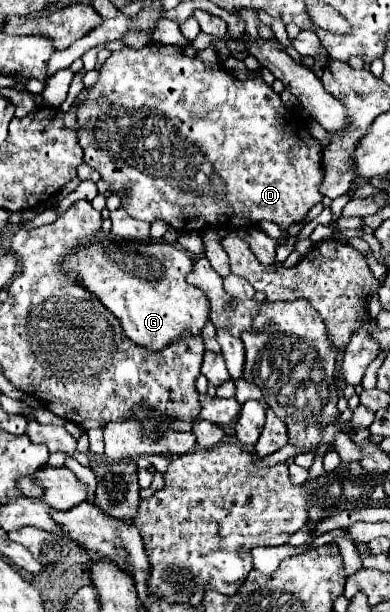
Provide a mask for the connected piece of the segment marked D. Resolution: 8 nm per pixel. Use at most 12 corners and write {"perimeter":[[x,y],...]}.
{"perimeter":[[114,51],[84,161],[182,233],[302,223],[322,147],[262,77]]}

